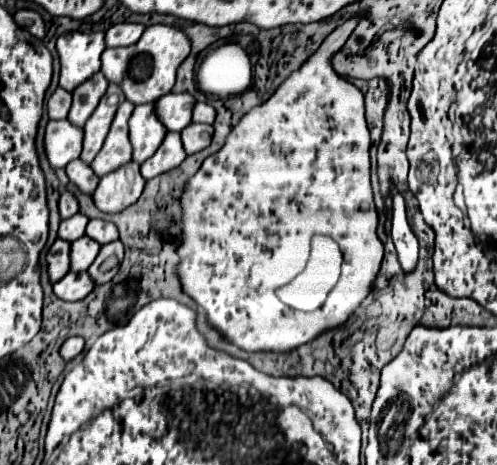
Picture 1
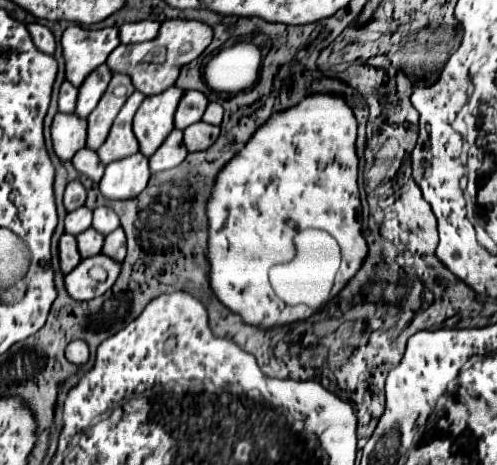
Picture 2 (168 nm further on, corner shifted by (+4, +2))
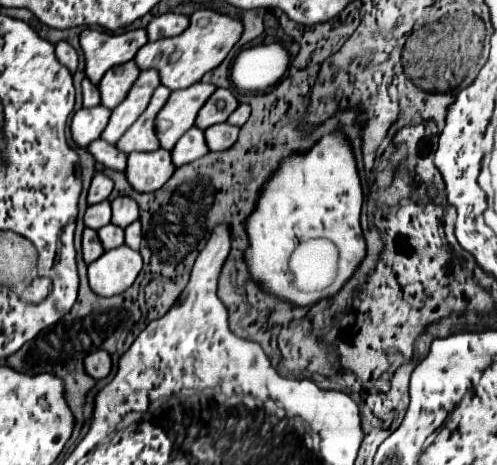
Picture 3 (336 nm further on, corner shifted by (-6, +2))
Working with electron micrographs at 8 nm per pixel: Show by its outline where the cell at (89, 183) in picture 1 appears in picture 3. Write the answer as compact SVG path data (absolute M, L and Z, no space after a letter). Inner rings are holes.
M94 140L90 146L88 146L88 152L94 156L94 160L106 168L112 168L112 170L118 170L122 172L126 168L126 156L122 152L116 150L114 144L108 144L104 140Z

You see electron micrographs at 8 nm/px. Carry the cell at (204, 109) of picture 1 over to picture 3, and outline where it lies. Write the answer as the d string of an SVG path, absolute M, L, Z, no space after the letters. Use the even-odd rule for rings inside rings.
M238 104L236 112L232 112L232 116L228 116L226 122L232 124L232 126L242 126L248 120L248 116L250 116L250 106L248 104Z

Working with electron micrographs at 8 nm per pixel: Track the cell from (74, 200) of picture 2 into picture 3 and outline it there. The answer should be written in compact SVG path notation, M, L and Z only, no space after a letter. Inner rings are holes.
M100 172L94 174L86 202L88 202L88 204L98 204L98 202L106 200L108 194L112 192L112 186L114 186L114 184L112 184L112 180L110 180L108 176L104 176L104 174L100 174Z

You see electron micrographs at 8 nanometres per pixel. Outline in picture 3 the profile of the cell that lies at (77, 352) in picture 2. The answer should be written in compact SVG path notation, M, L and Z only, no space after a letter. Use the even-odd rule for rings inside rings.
M96 350L84 358L86 372L96 380L106 378L110 372L110 366L112 366L112 360L110 360L110 354L106 350Z

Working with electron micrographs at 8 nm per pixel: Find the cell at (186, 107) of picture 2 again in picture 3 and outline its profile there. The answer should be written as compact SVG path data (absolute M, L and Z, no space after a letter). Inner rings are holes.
M216 88L216 92L206 100L206 104L200 108L194 126L200 130L206 130L212 124L220 124L226 122L226 118L230 116L230 112L238 106L238 100L234 98L234 94L226 88Z

